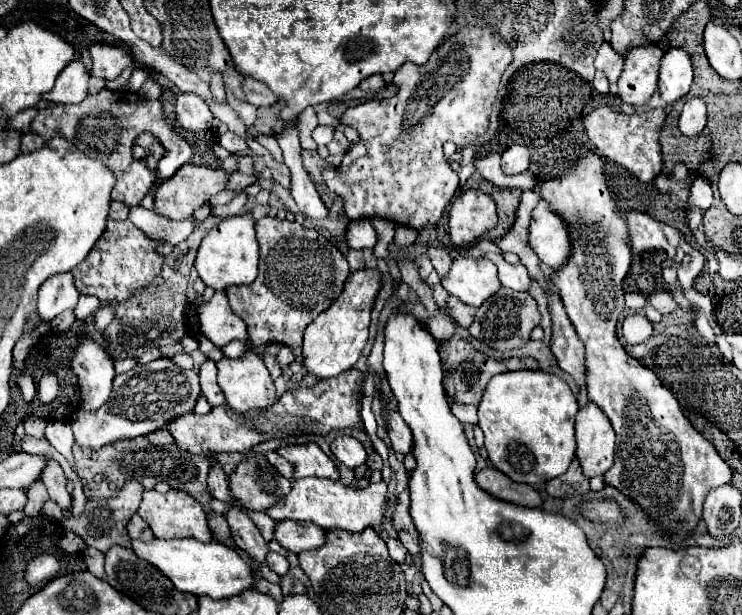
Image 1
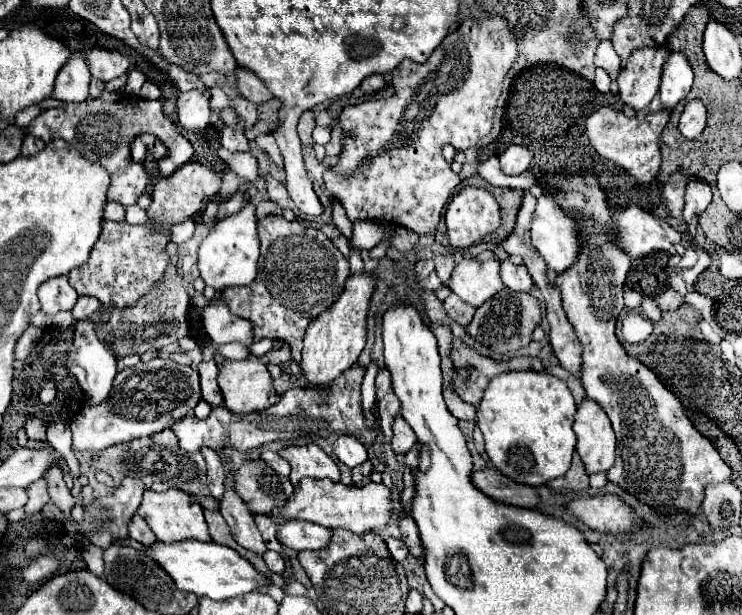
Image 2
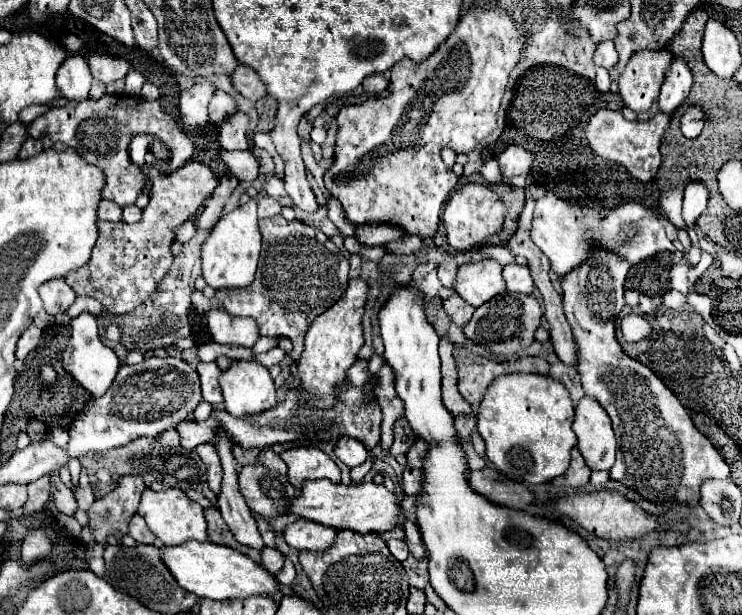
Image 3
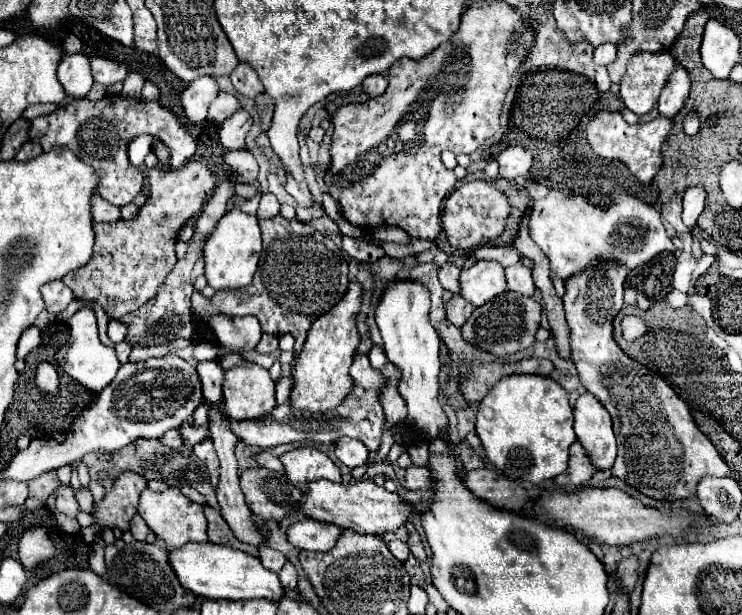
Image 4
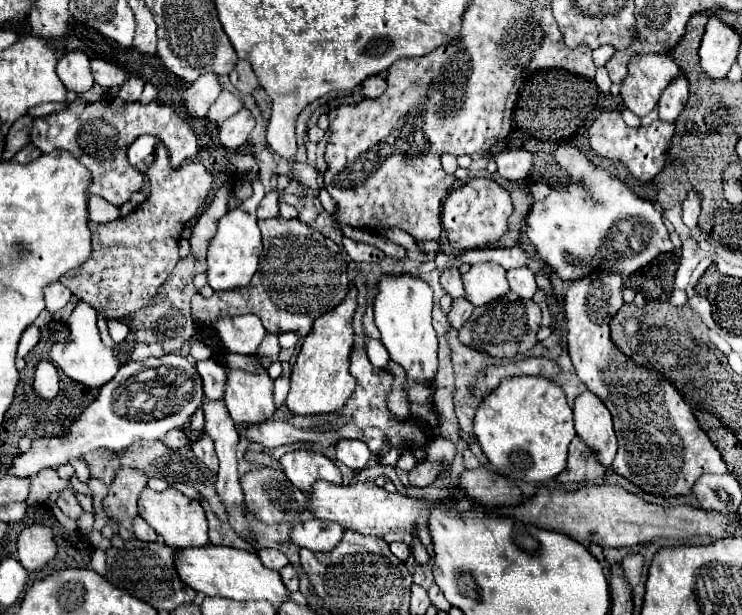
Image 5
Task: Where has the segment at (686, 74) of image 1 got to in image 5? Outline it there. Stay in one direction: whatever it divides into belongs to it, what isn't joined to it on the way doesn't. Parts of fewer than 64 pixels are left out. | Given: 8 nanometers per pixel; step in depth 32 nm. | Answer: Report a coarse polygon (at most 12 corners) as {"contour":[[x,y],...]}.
{"contour":[[680,76],[658,100],[660,118],[674,122],[688,100],[688,78]]}

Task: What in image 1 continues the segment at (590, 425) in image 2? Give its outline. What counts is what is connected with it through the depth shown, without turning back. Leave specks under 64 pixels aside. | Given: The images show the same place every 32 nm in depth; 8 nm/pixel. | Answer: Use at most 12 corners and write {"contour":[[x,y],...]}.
{"contour":[[596,404],[576,416],[586,478],[614,464],[614,432]]}

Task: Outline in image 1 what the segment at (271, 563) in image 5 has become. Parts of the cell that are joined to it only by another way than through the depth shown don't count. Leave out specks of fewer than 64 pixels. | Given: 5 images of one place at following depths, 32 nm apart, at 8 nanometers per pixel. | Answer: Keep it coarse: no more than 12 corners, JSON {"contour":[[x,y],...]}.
{"contour":[[278,552],[268,554],[268,566],[278,576],[284,576],[290,568],[286,556]]}

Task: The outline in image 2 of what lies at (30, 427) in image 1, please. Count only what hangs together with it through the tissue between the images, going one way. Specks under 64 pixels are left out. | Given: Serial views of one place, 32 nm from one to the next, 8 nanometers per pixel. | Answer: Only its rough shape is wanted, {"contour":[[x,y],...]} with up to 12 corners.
{"contour":[[29,416],[25,432],[30,439],[46,440],[46,422]]}

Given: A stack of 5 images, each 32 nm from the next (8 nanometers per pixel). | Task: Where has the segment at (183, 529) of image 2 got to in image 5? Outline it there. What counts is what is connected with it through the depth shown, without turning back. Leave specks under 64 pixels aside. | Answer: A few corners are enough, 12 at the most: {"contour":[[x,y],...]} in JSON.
{"contour":[[144,488],[140,516],[172,548],[208,544],[198,500]]}

